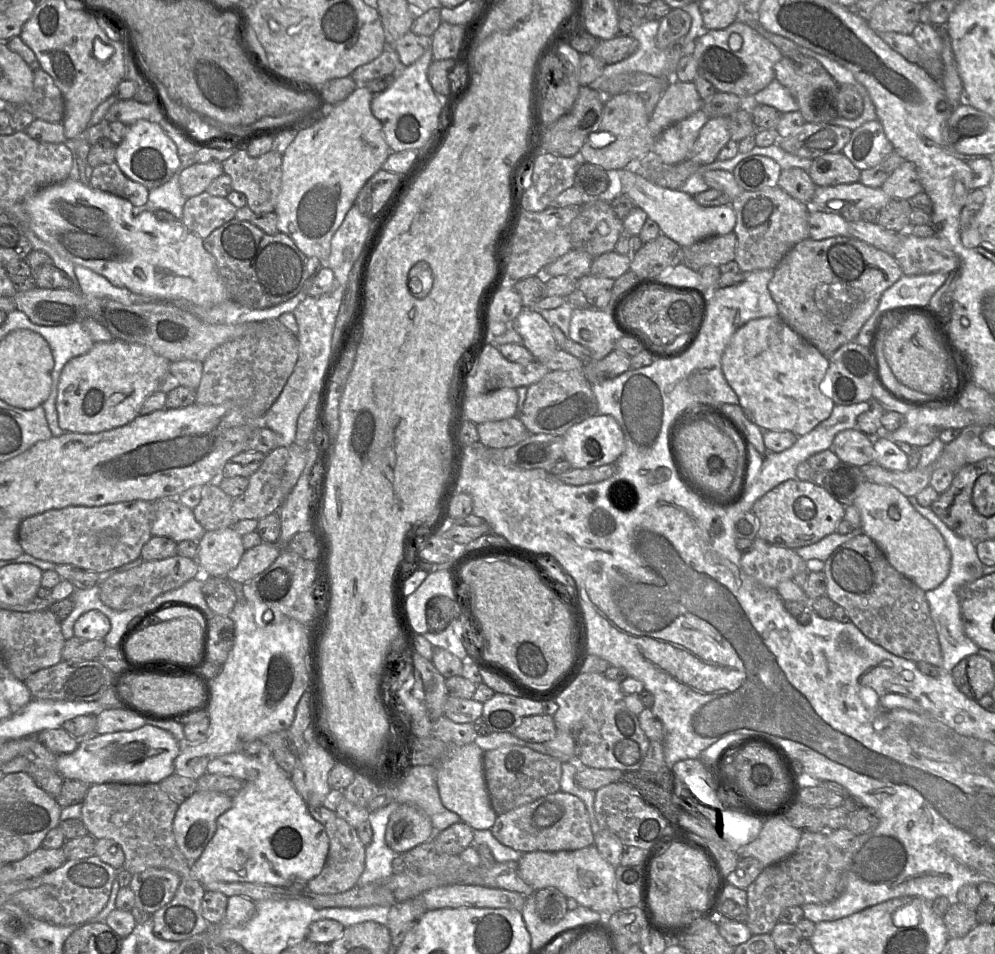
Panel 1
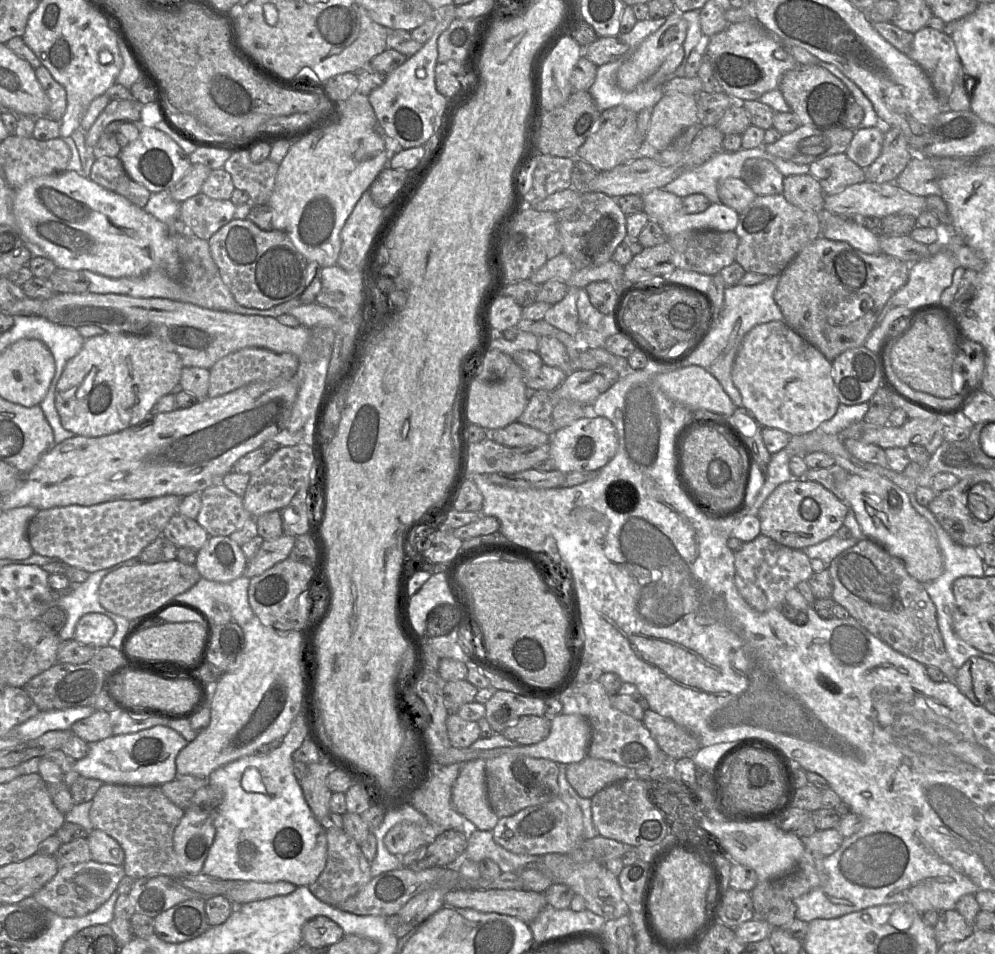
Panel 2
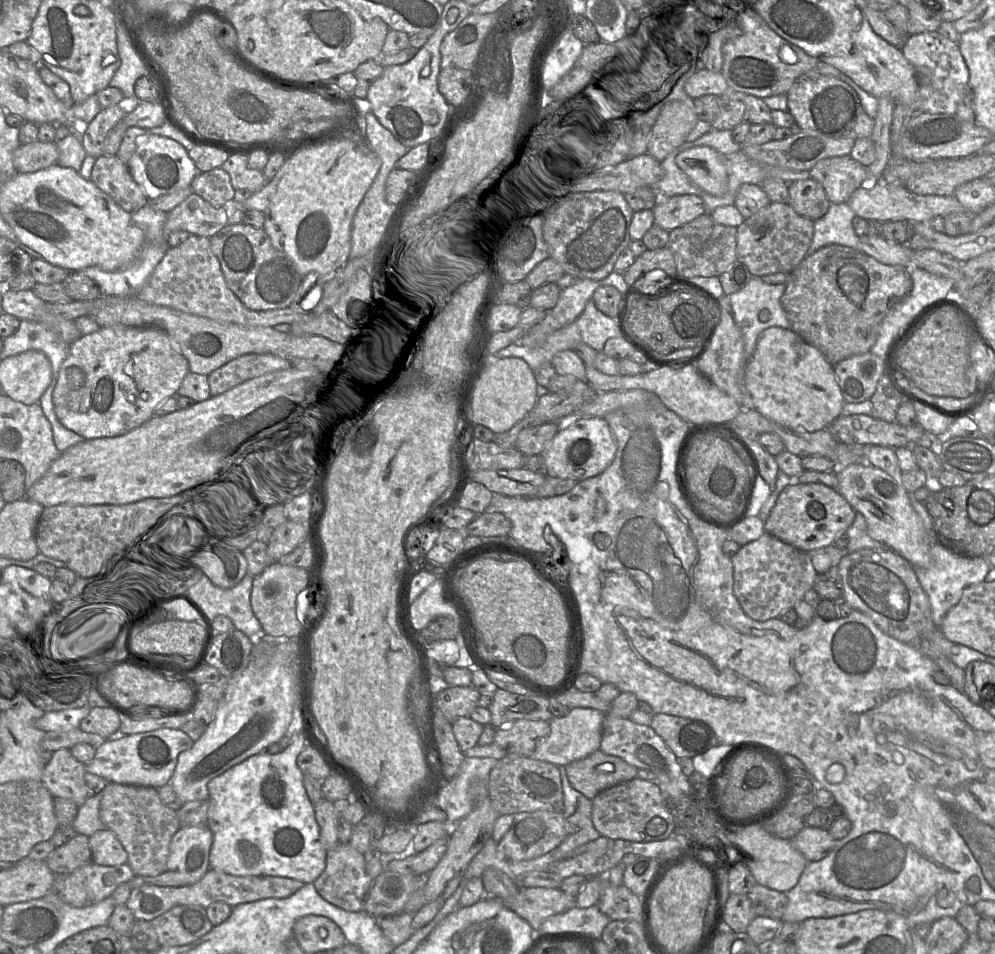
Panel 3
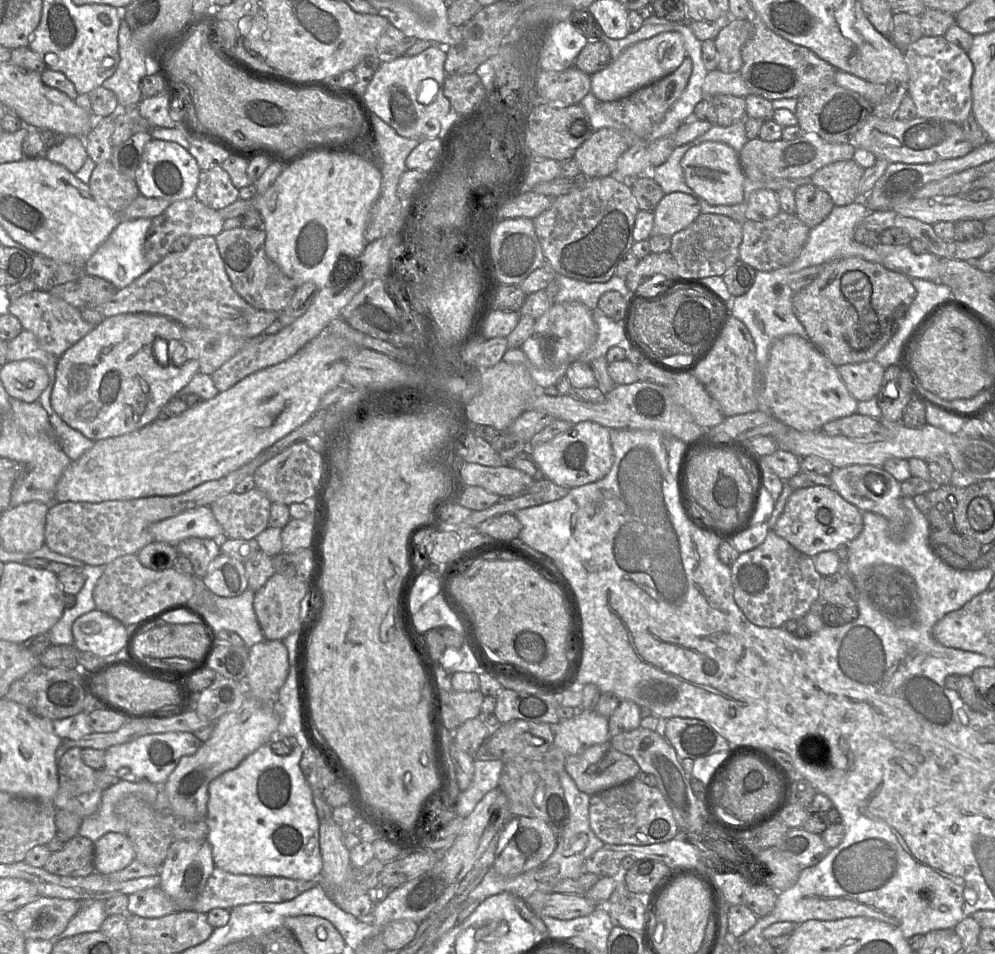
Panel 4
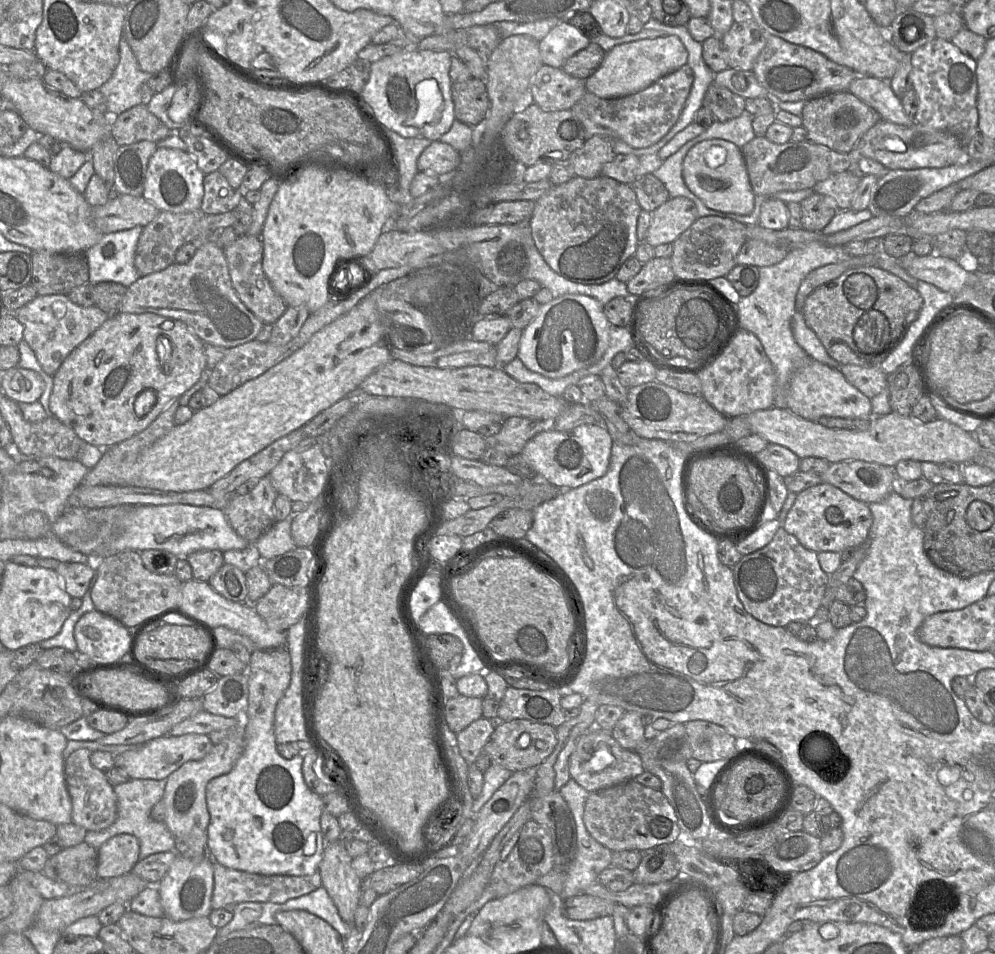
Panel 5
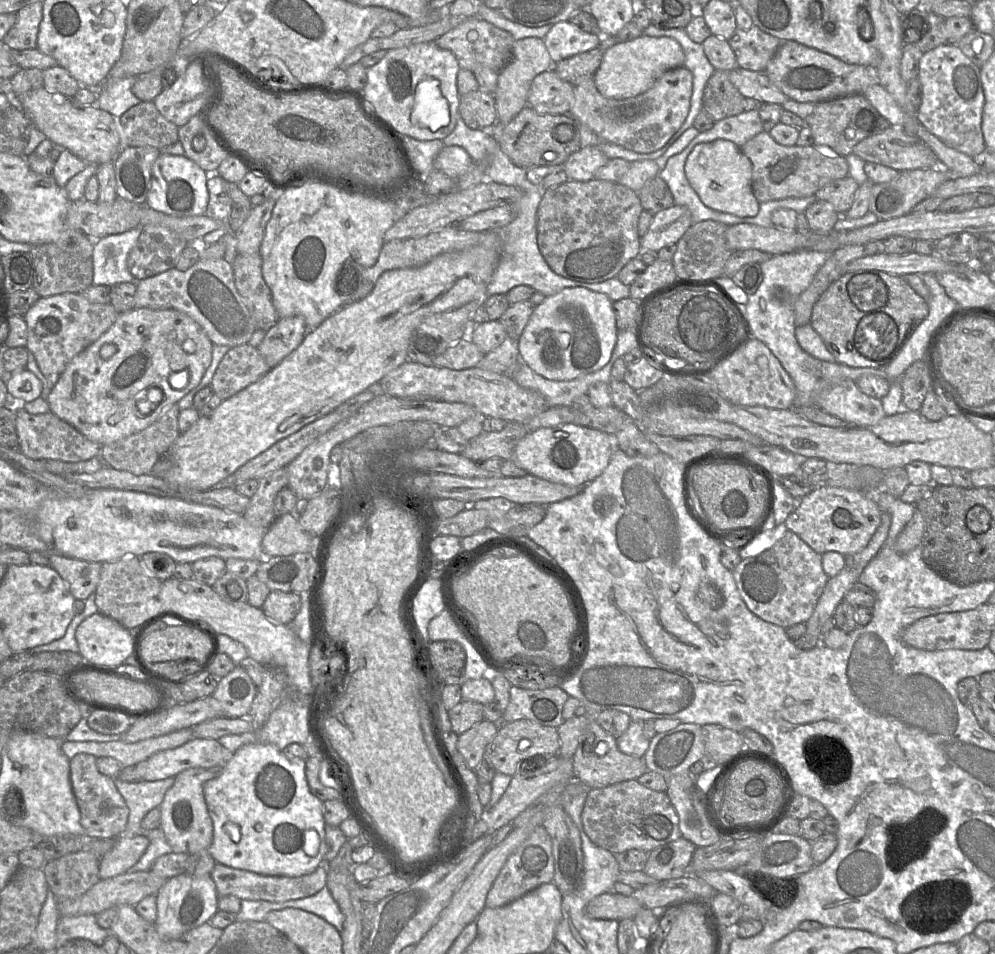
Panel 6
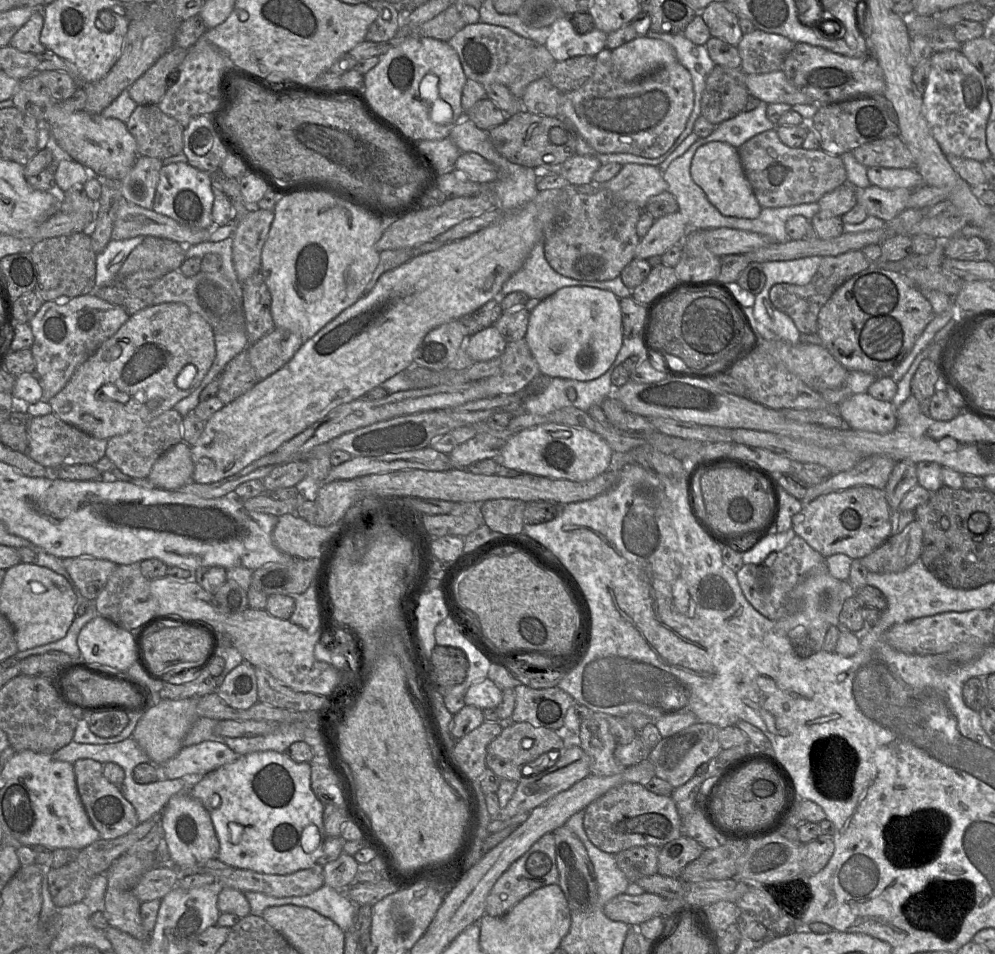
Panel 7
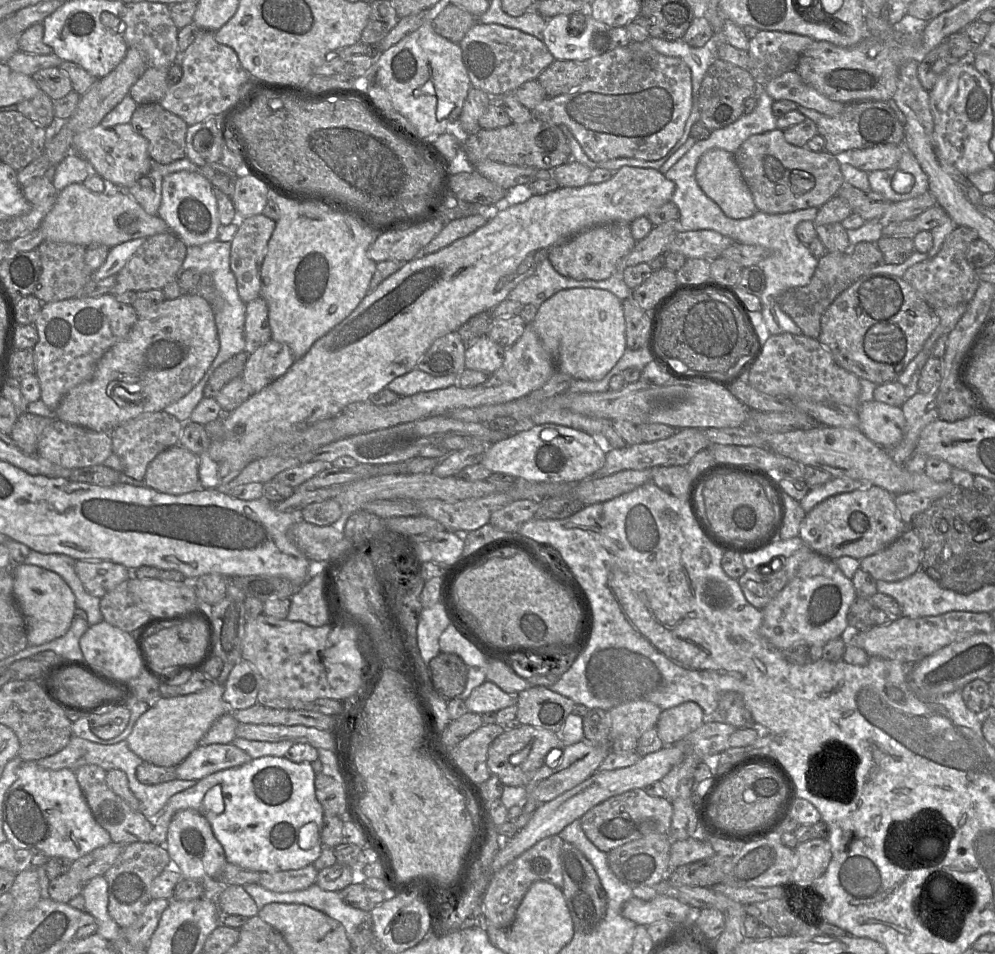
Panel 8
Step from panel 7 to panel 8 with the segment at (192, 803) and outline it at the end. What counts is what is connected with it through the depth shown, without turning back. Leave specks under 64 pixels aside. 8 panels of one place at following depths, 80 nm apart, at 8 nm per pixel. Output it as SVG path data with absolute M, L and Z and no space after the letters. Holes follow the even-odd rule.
M184 809L172 818L165 842L165 848L174 868L183 878L200 882L204 887L203 896L218 904L218 898L228 884L219 881L219 871L228 863L224 849L213 834L208 820L199 812Z

